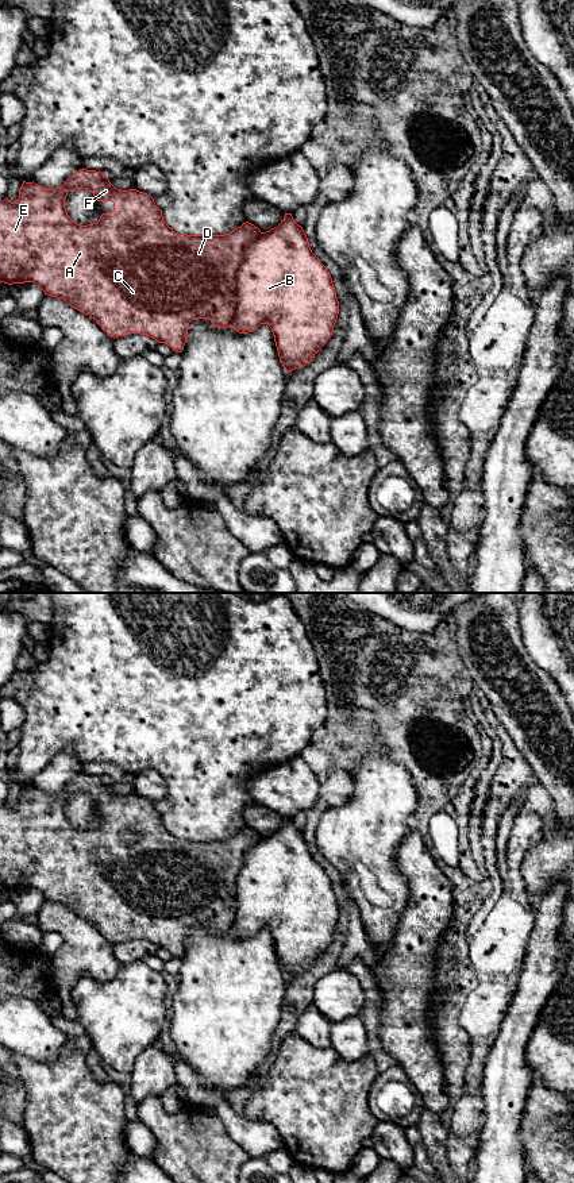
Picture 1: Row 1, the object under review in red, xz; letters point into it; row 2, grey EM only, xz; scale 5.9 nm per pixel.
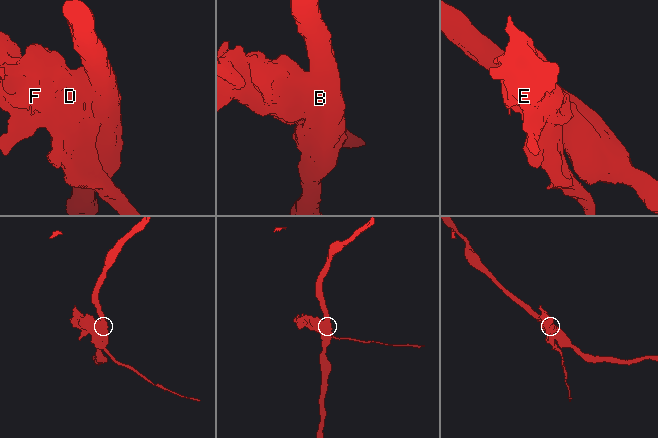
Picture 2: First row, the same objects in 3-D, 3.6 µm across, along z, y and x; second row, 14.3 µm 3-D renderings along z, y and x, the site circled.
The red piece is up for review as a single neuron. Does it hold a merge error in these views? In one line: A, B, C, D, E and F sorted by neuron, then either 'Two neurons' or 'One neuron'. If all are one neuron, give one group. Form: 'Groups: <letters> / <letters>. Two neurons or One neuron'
Groups: A C D E F / B. Two neurons

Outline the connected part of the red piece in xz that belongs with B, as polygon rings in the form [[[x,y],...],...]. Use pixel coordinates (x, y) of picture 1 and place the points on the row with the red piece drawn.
[[[292,213],[274,228],[261,232],[244,250],[236,275],[236,305],[231,327],[249,334],[267,324],[286,373],[312,361],[331,338],[339,301],[327,267],[312,253],[308,238]]]

